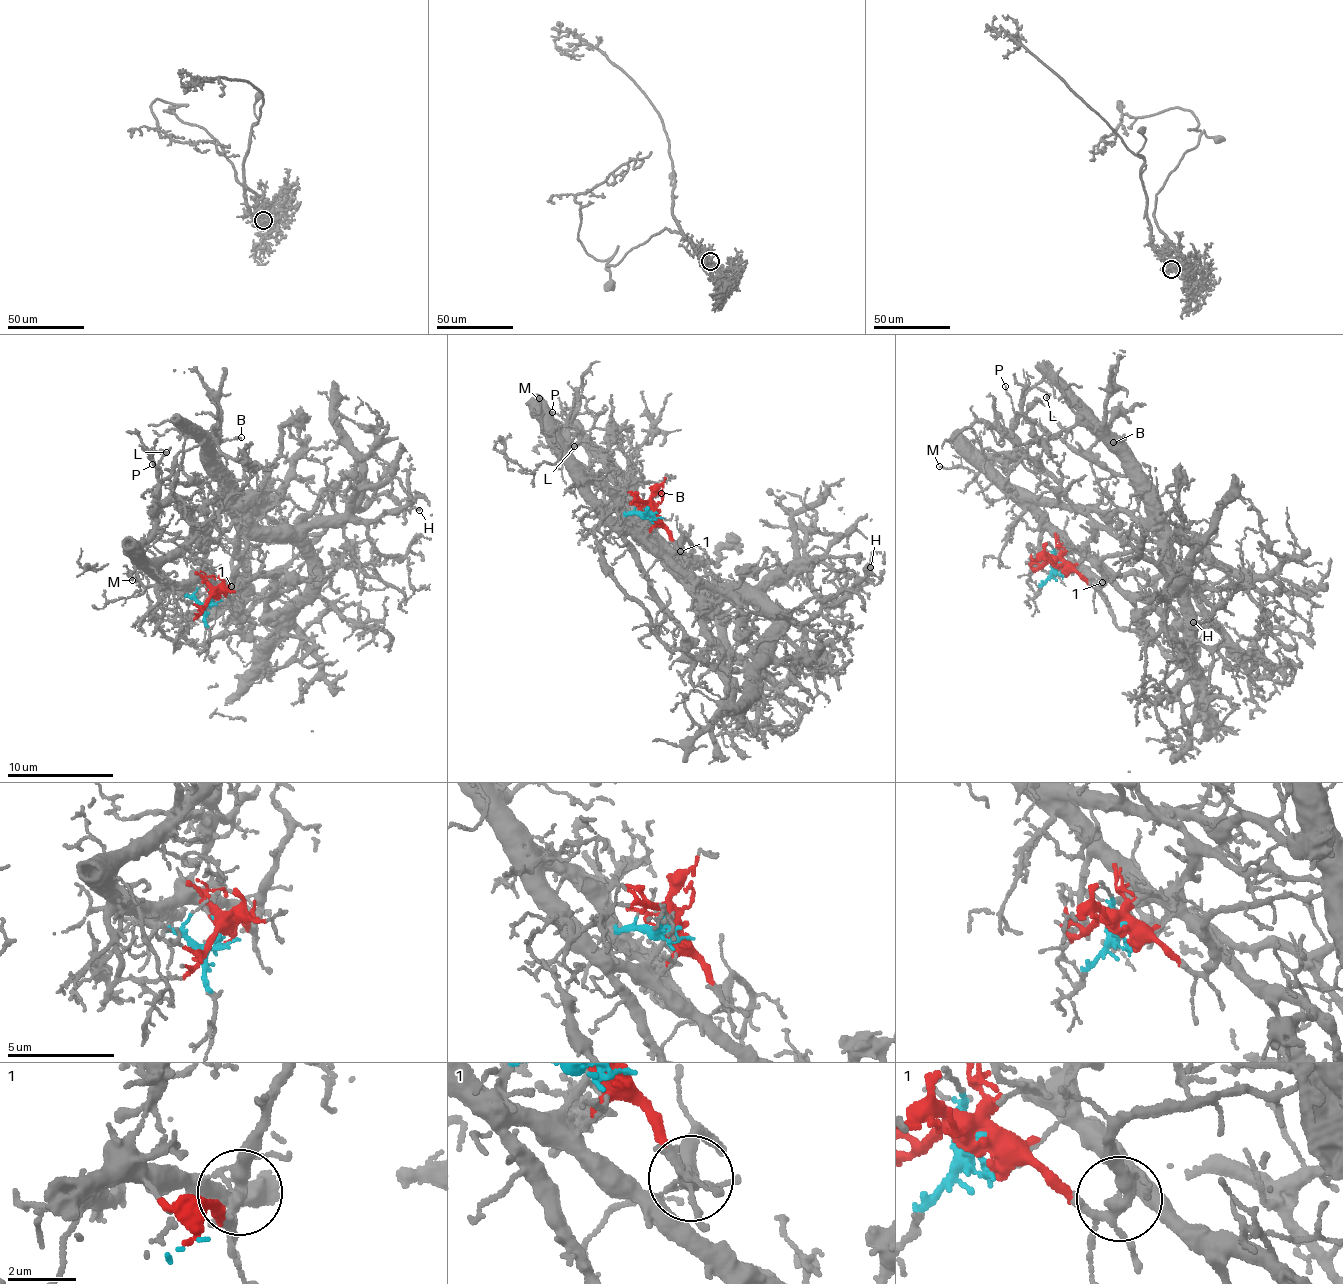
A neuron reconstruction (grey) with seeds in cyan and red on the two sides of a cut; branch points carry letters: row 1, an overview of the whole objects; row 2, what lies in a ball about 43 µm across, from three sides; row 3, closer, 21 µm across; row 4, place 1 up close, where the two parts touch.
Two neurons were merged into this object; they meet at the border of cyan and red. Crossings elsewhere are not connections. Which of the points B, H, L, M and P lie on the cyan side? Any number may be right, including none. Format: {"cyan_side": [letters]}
{"cyan_side": ["L", "M", "P"]}

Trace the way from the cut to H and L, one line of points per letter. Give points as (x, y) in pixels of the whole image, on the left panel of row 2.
H: (214, 592), (229, 595), (244, 528), (335, 524), (359, 497), (364, 508), (377, 496), (418, 511)
L: (214, 592), (196, 603), (138, 554), (155, 525), (152, 455), (165, 452)

